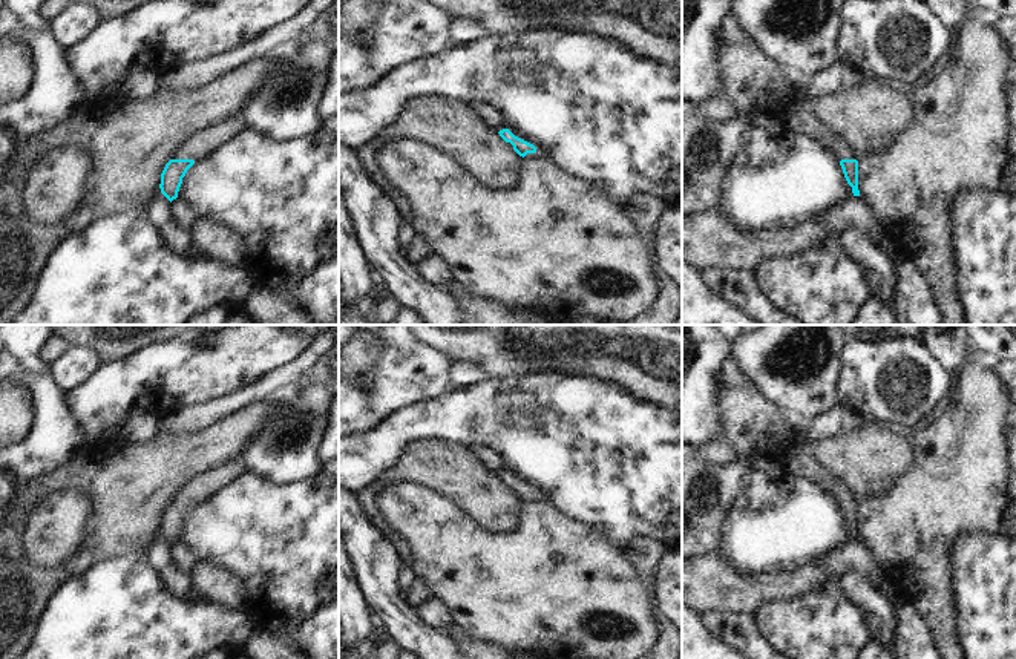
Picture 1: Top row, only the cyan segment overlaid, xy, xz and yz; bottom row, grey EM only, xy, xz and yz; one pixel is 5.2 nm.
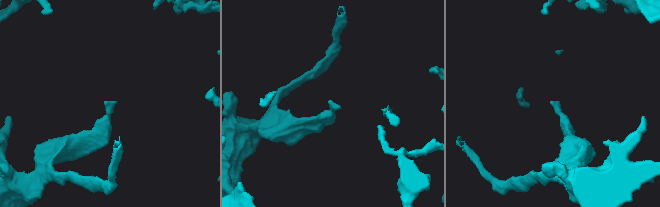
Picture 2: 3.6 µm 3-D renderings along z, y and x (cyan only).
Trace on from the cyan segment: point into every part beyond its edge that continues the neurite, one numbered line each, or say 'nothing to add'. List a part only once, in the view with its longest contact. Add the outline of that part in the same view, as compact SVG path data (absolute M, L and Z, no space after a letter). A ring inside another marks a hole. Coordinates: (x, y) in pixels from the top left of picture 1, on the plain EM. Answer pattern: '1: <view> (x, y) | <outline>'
1: xz (540, 495) | M503 466L503 469L498 472L498 475L503 474L503 472L509 472L515 480L518 480L518 481L521 481L521 483L524 483L524 484L527 484L527 486L530 486L530 487L533 487L533 489L536 490L536 495L535 495L535 497L527 497L524 501L547 501L547 495L546 495L539 487L532 486L530 483L526 483L526 481L521 480L515 472L509 470L506 466Z

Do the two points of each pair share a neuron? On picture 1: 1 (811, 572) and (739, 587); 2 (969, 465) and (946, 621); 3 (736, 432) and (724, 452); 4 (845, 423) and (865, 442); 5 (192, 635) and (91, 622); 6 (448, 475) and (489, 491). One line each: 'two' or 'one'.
1: one
2: one
3: two
4: two
5: one
6: one

